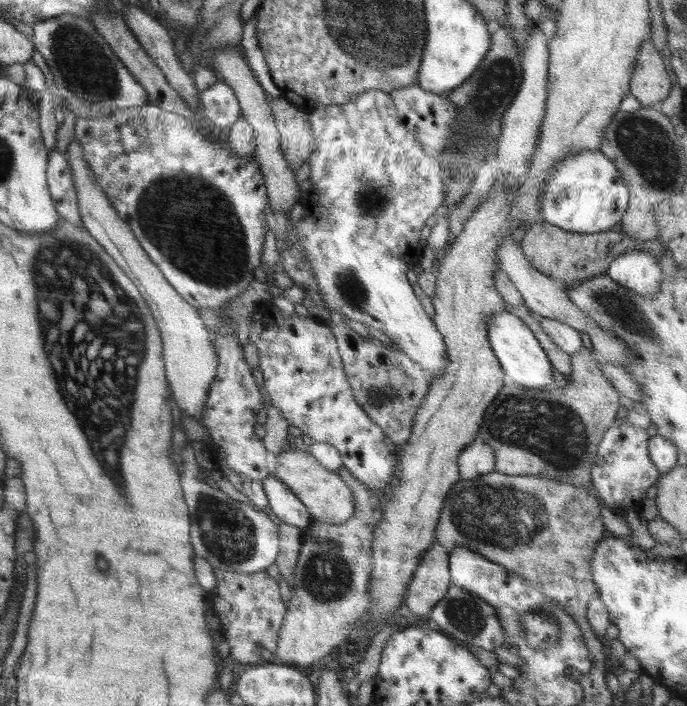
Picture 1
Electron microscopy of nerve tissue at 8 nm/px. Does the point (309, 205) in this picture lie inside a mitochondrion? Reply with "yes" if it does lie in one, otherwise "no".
no

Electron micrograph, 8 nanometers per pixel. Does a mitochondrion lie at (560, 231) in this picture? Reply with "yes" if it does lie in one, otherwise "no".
no

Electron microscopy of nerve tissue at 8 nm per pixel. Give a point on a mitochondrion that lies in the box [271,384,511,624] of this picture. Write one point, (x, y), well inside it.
(327, 577)

